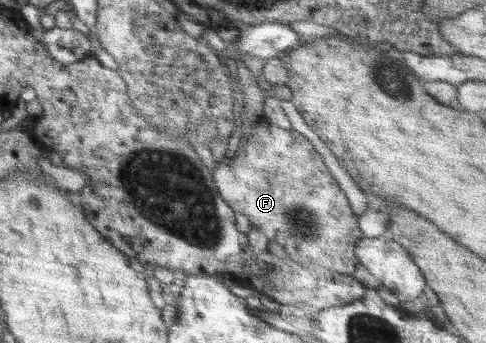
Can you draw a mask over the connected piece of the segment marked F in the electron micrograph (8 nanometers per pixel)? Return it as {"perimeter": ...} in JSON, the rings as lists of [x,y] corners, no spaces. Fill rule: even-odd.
{"perimeter":[[[263,123],[257,124],[246,139],[244,149],[240,148],[231,158],[223,158],[212,170],[212,178],[221,198],[235,212],[249,218],[253,224],[270,241],[277,242],[285,248],[287,257],[299,264],[319,264],[324,268],[350,275],[359,266],[355,255],[355,244],[364,234],[358,227],[358,216],[353,213],[345,193],[337,184],[329,169],[325,167],[321,155],[307,137],[295,129],[275,128],[273,132]]]}

